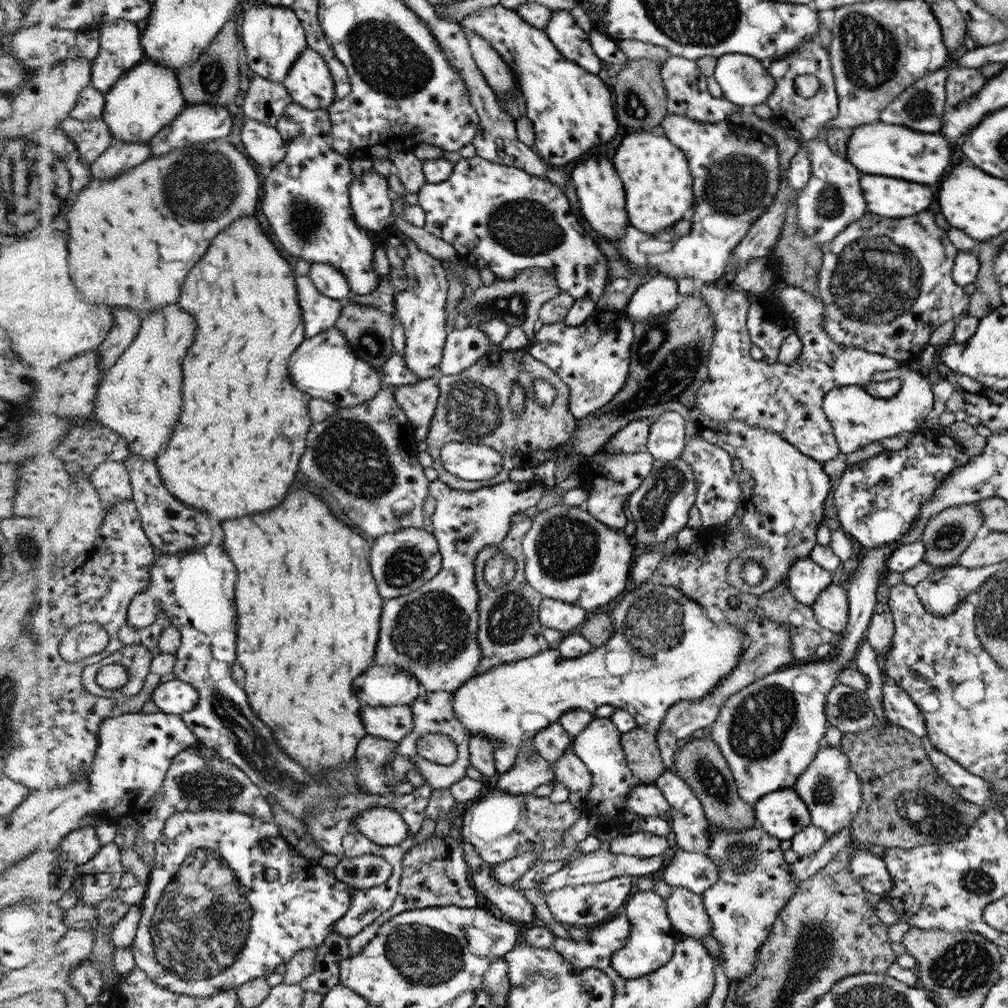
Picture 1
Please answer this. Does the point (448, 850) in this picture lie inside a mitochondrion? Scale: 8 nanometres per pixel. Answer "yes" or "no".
no

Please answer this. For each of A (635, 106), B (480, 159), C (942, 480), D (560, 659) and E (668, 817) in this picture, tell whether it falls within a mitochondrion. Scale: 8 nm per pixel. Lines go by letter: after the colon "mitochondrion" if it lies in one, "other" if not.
A: mitochondrion
B: other
C: other
D: other
E: other

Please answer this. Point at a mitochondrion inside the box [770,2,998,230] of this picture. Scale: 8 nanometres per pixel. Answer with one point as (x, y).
(867, 65)

